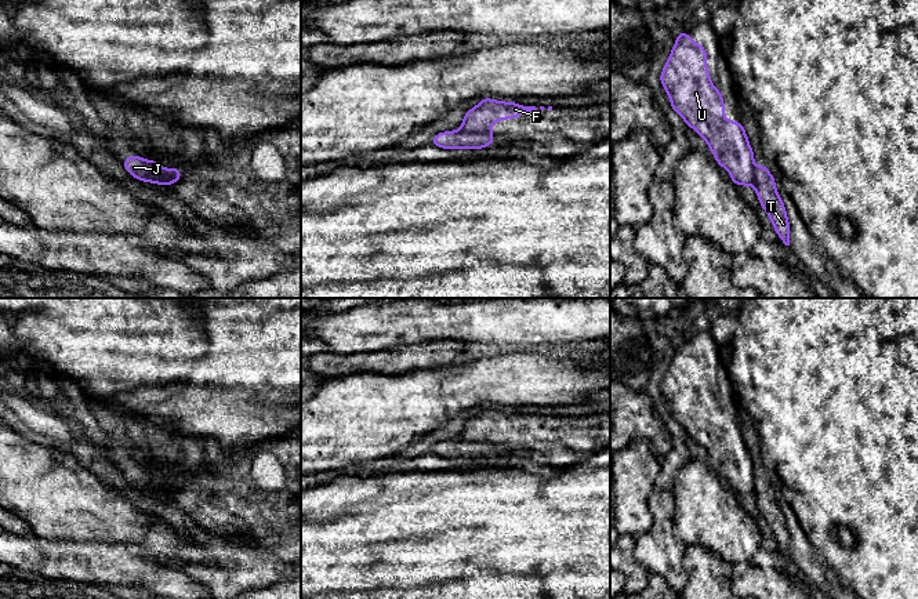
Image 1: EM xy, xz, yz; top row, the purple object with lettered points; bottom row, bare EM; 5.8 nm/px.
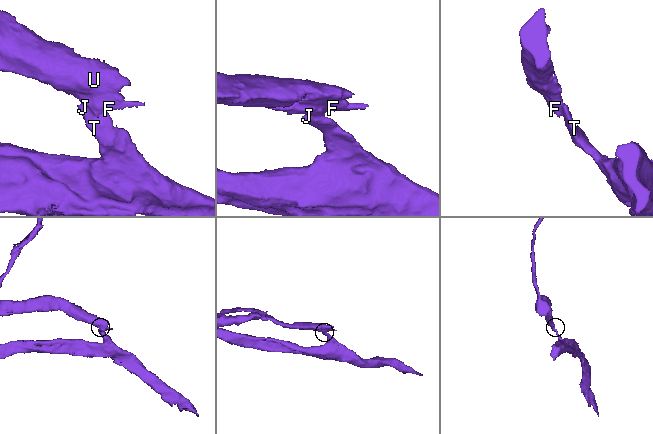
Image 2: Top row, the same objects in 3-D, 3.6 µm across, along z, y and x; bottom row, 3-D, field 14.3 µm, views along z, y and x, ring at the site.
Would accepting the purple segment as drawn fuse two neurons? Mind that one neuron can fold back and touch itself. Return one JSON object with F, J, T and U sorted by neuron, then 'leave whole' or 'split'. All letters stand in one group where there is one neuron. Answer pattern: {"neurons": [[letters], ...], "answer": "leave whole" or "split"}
{"neurons": [["F", "U"], ["J", "T"]], "answer": "split"}

